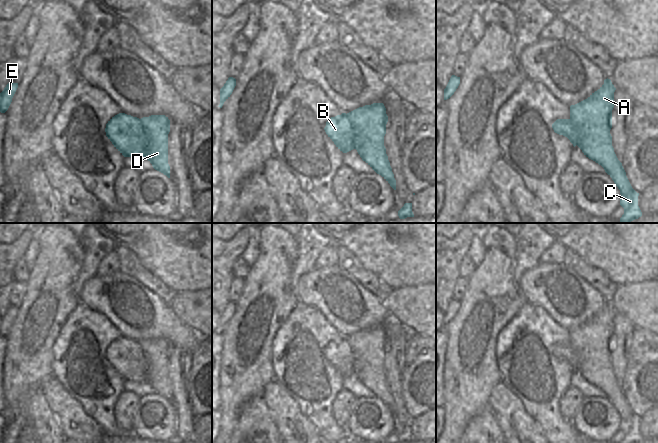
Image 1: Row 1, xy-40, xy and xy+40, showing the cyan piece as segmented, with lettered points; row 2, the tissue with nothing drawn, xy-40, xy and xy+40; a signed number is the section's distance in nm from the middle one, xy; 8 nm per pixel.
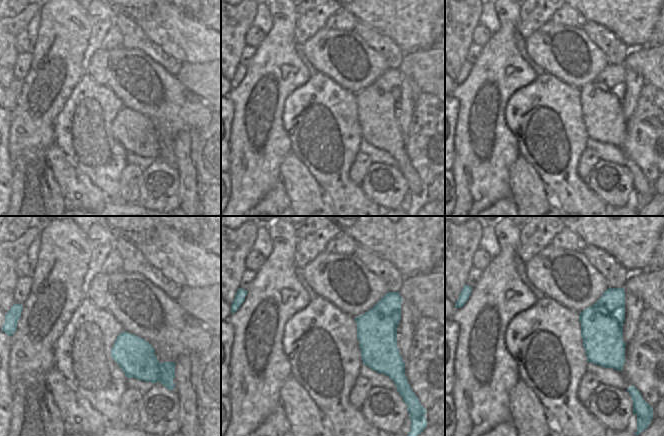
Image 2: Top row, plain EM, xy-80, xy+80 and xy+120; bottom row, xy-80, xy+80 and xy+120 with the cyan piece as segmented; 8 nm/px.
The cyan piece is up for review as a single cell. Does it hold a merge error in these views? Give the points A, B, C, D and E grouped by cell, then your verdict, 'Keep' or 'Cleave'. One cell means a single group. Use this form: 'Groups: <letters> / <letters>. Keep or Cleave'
Groups: A C D / B E. Cleave

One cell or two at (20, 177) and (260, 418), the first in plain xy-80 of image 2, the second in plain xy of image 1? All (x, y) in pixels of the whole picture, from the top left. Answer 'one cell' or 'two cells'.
one cell

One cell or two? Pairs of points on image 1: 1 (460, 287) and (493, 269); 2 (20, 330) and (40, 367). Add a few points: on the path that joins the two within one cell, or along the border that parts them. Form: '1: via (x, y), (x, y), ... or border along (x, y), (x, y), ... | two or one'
1: border along (468, 279), (468, 287), (459, 300) | two
2: via (26, 339), (26, 353), (31, 358) | one

